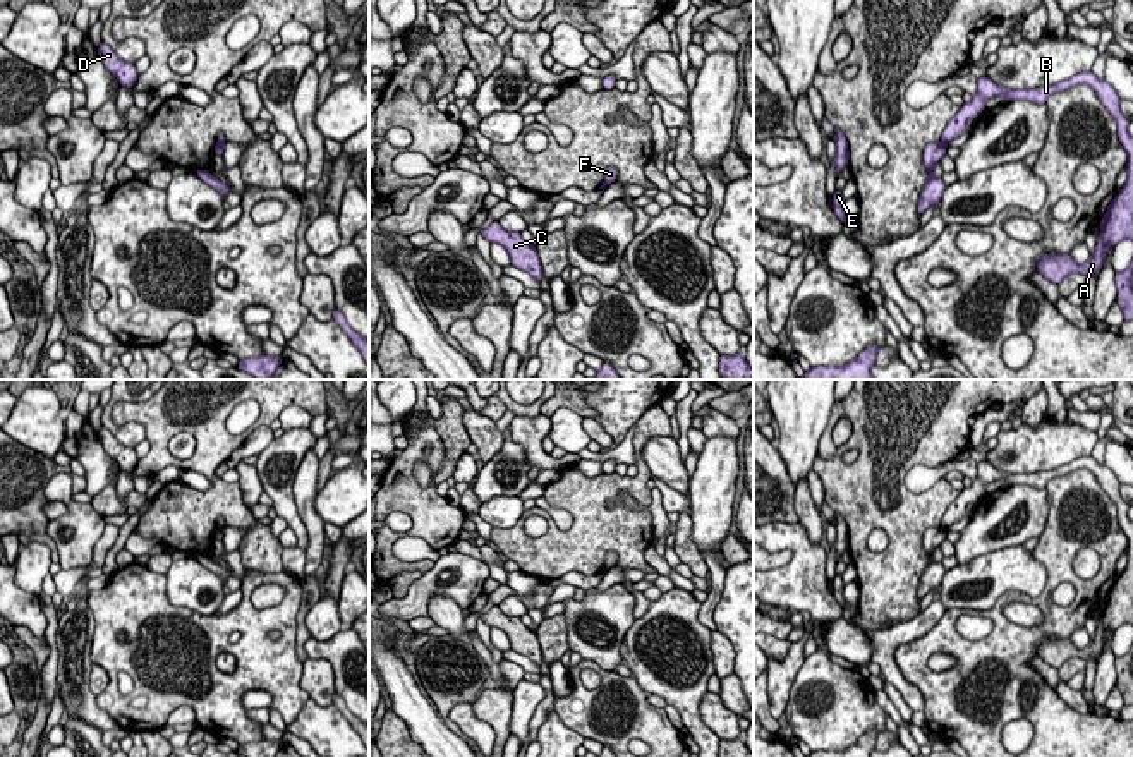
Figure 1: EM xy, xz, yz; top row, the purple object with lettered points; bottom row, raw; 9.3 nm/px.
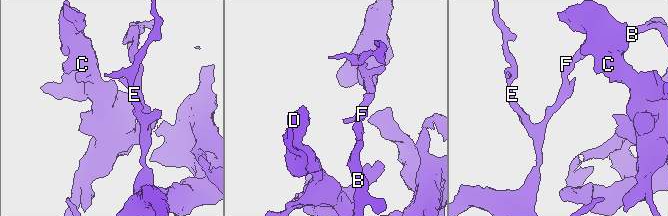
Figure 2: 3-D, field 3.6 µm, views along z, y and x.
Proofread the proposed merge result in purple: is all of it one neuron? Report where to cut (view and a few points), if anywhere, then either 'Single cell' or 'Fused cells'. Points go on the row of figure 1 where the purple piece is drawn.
Split along yz (941, 141), (945, 143). Fused cells

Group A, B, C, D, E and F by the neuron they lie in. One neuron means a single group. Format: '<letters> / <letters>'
A B C D / E F

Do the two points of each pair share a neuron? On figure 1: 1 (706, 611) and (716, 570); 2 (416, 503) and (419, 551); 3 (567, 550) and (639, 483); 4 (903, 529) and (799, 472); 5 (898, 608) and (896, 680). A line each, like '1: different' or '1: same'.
1: same
2: different
3: same
4: different
5: different

